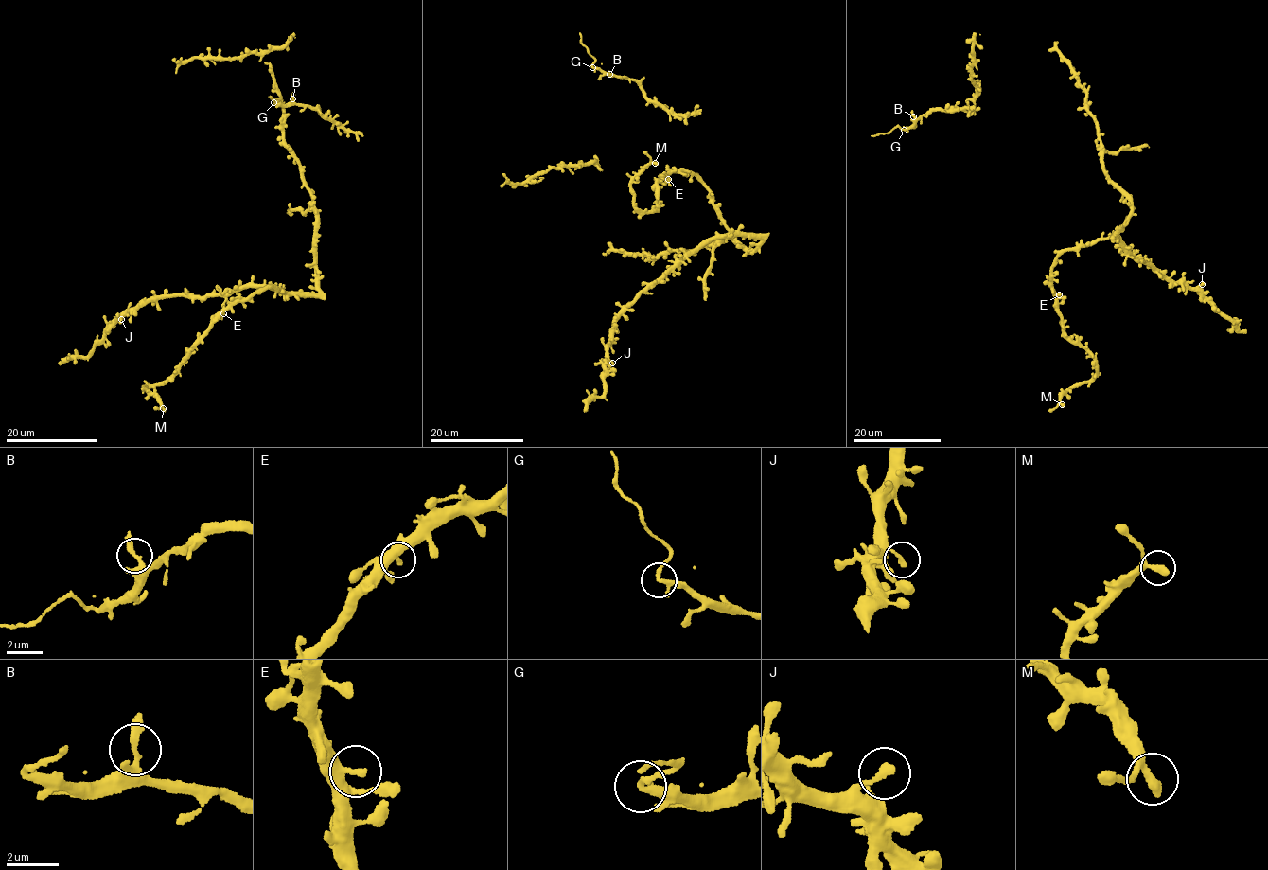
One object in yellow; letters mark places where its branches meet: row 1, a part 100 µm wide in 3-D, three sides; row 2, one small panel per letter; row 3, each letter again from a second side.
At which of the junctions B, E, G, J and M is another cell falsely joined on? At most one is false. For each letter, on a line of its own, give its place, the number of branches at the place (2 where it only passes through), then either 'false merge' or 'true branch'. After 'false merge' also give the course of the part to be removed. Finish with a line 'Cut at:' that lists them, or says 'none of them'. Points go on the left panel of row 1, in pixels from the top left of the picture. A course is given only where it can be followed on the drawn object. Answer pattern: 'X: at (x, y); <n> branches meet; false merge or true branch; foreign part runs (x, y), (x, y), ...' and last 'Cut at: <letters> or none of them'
B: at (292, 98); 2 branches meet; true branch
E: at (223, 313); 2 branches meet; true branch
G: at (273, 102); 2 branches meet; false merge
J: at (121, 319); 1 branches meet; true branch
M: at (163, 408); 2 branches meet; true branch
Cut at: G

